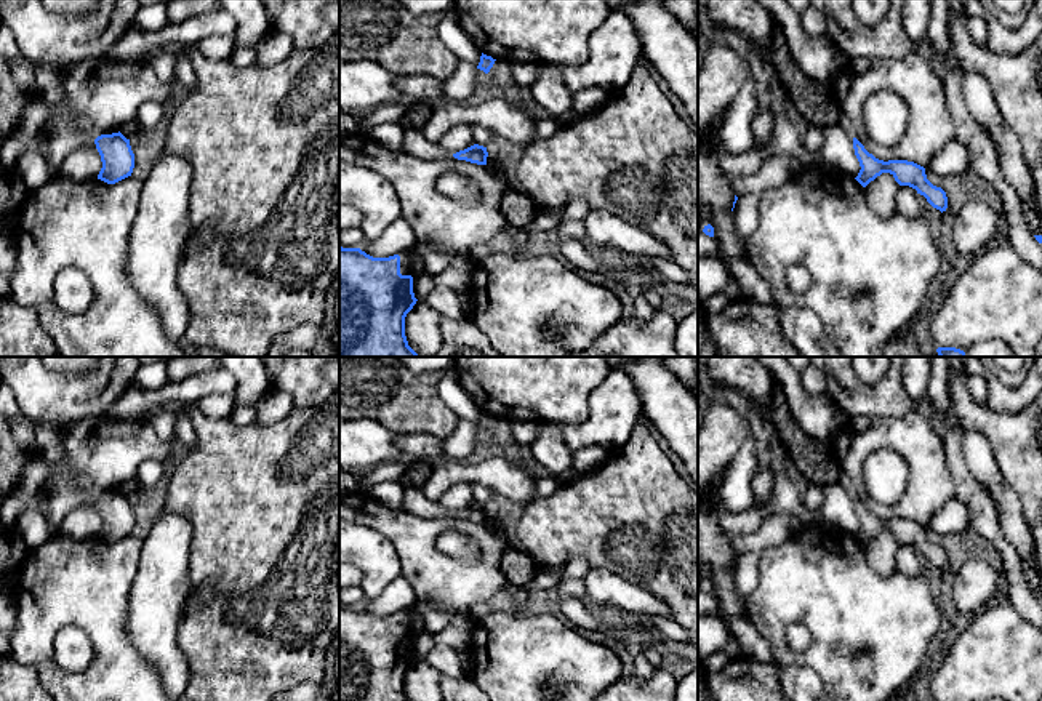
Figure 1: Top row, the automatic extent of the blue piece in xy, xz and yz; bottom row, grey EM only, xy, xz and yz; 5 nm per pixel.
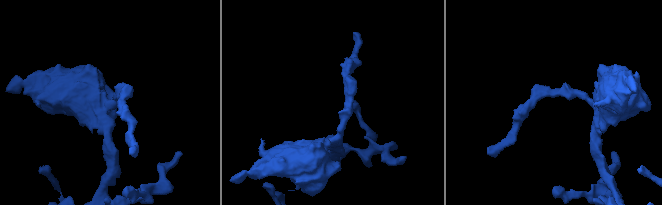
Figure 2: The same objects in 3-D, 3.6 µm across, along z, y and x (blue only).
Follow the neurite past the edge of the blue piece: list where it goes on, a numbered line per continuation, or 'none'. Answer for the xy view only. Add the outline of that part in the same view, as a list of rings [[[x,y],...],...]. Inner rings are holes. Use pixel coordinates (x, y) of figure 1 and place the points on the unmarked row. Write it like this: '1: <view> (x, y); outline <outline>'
1: xy (68, 493); outline [[[37,421],[34,432],[37,455],[54,469],[54,490],[48,499],[45,517],[54,530],[59,530],[62,519],[77,506],[93,501],[99,495],[99,488],[82,488],[77,483],[77,477],[62,467],[61,426]]]

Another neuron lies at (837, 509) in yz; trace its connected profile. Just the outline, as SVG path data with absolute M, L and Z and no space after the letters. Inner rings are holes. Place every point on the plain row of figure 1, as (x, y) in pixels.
M839 483L826 485L823 503L823 522L856 536L861 525L855 514L853 496L848 495Z

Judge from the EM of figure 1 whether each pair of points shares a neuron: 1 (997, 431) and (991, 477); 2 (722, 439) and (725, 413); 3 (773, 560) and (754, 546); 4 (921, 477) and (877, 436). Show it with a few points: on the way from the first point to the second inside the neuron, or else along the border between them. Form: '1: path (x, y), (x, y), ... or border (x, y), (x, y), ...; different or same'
1: border (970, 429), (986, 439), (1013, 490); different
2: path (722, 432), (722, 420); same
3: border (794, 532), (762, 552), (757, 584), (753, 589); different
4: path (921, 463), (892, 436); same

